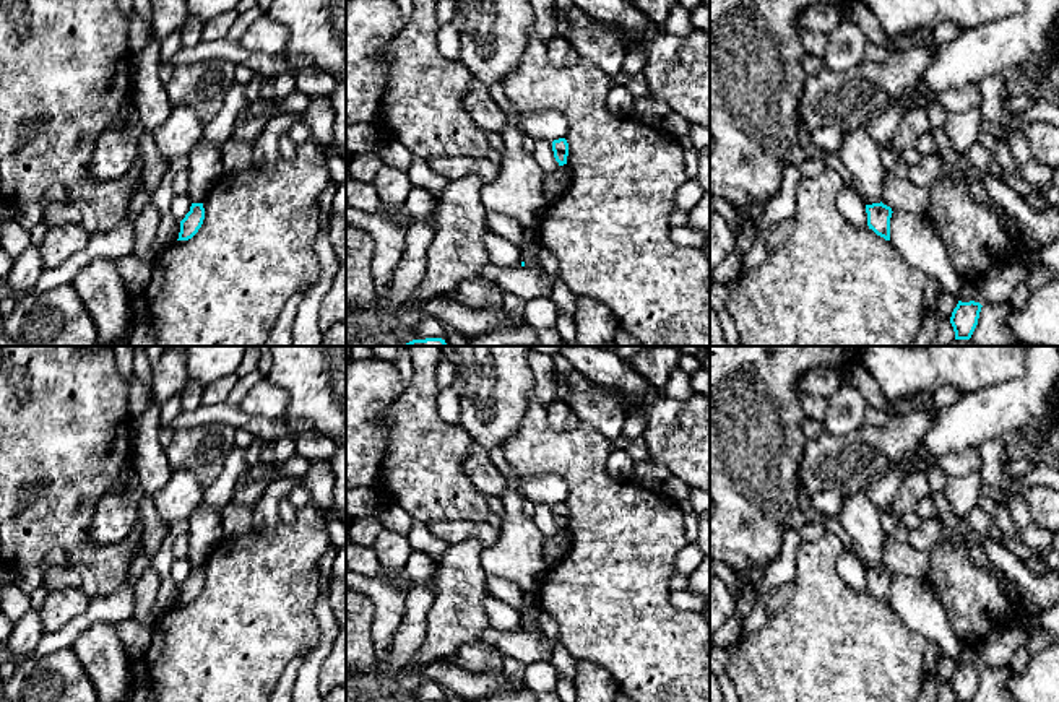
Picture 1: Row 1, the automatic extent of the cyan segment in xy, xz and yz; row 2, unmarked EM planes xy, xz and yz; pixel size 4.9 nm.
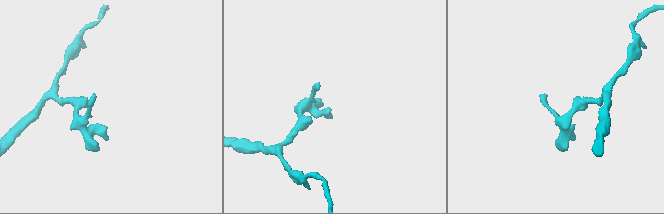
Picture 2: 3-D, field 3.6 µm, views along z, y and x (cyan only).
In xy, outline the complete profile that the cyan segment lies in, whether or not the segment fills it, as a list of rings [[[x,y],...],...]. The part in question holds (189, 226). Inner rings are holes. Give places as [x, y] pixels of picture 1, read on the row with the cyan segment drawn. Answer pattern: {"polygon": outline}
{"polygon": [[[192,203],[190,211],[180,221],[180,232],[177,240],[192,239],[201,228],[203,219],[205,219],[203,203]]]}

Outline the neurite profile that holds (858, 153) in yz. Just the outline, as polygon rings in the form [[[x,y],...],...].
[[[862,127],[845,132],[836,154],[851,174],[858,197],[866,205],[880,203],[887,171],[880,162],[880,148],[867,132]]]

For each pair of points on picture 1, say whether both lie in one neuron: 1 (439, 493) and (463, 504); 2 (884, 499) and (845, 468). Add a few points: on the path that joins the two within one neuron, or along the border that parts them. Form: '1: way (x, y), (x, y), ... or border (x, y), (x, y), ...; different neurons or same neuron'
1: way (445, 493), (457, 501); same neuron
2: border (902, 467), (876, 475), (861, 489); different neurons

